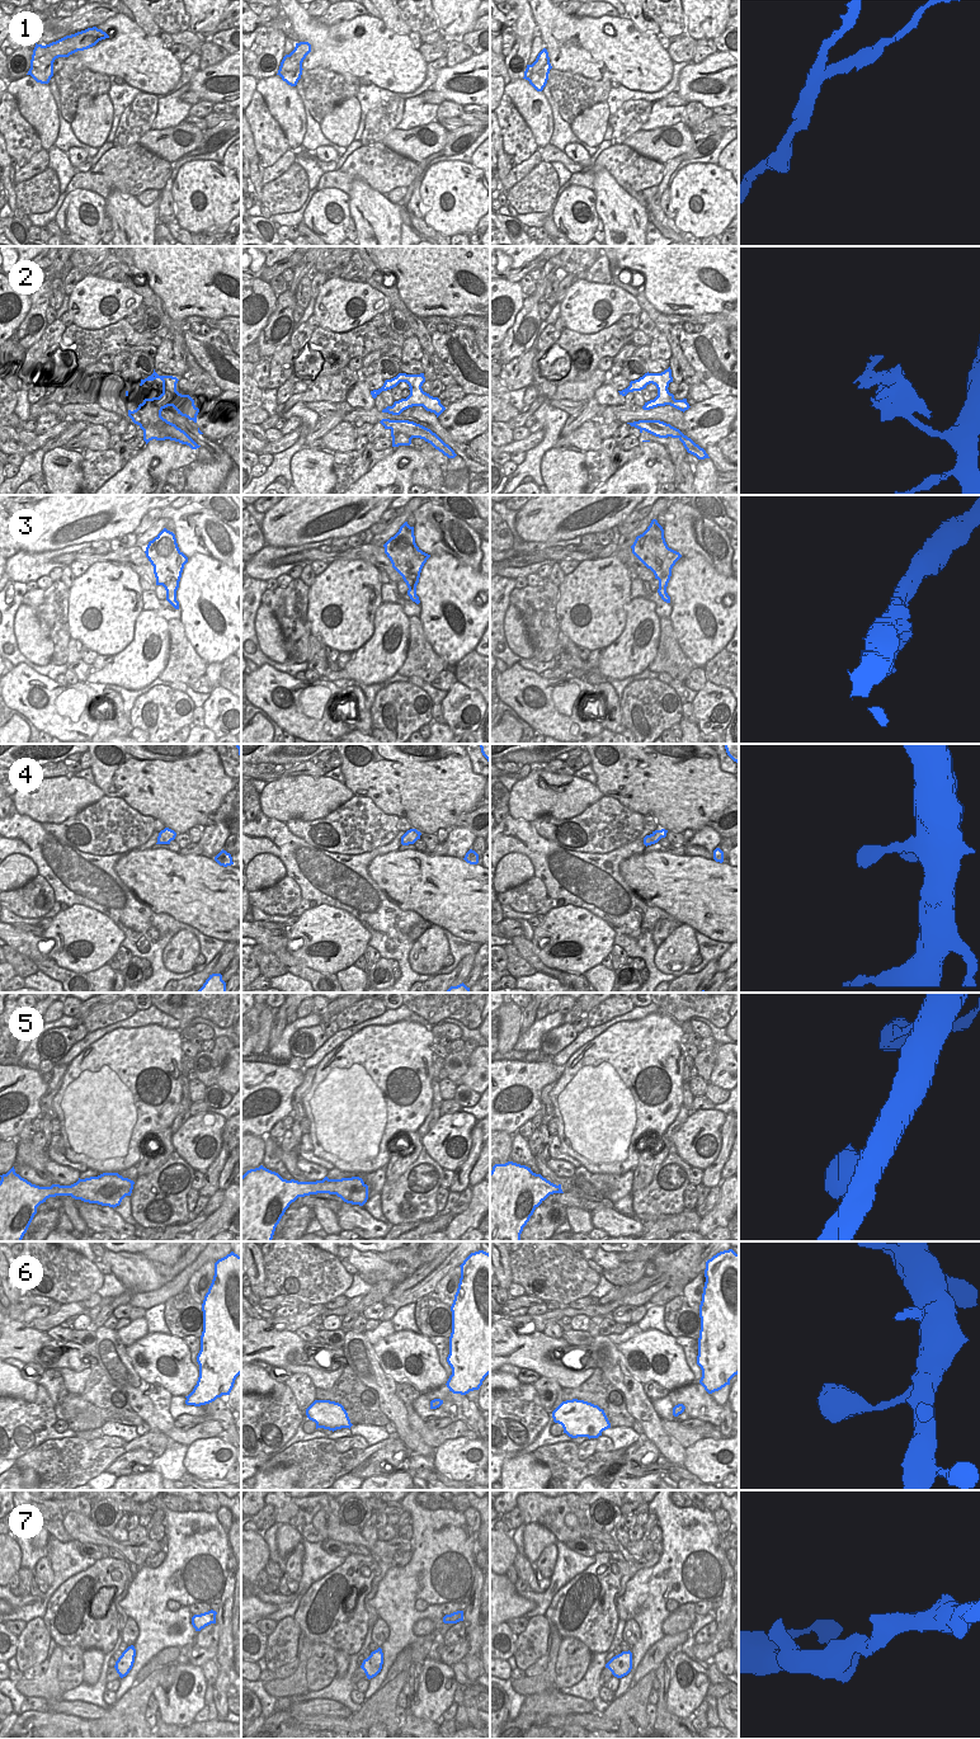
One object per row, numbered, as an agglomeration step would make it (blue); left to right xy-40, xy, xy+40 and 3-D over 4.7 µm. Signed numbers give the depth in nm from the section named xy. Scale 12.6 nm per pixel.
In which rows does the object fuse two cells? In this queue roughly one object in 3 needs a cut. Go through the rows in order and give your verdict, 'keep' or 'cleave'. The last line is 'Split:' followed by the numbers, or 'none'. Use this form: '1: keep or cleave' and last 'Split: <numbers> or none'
1: cleave
2: cleave
3: keep
4: keep
5: keep
6: keep
7: keep
Split: 1, 2

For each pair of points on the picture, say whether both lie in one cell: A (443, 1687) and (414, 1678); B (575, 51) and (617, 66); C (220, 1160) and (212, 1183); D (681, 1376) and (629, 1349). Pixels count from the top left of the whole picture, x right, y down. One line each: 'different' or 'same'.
A: different
B: same
C: same
D: same

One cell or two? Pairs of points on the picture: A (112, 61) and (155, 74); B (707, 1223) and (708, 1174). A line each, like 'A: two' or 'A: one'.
A: one
B: two

